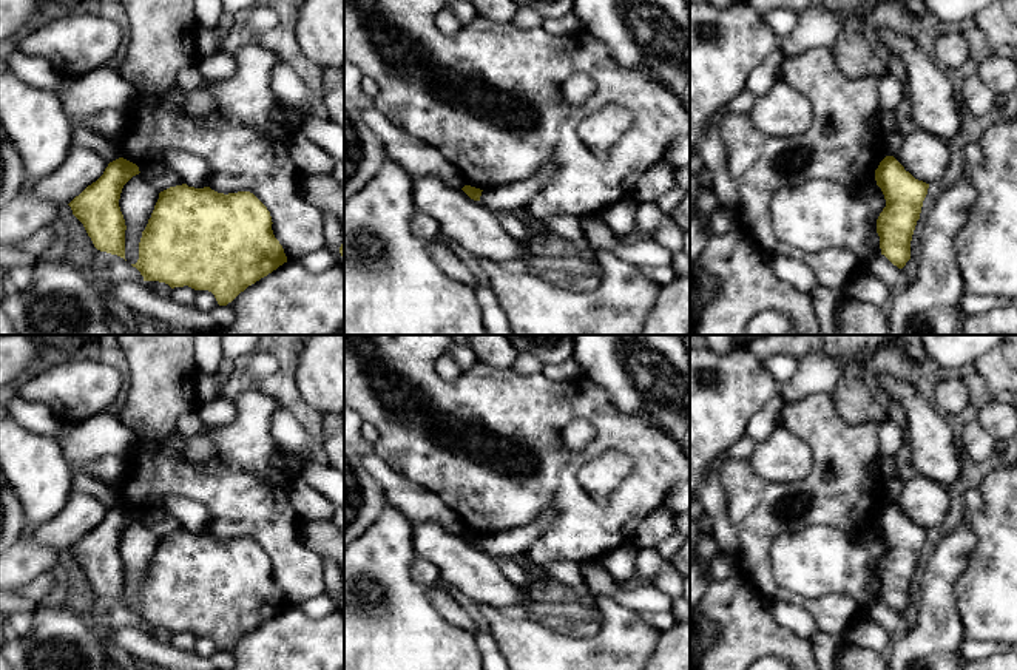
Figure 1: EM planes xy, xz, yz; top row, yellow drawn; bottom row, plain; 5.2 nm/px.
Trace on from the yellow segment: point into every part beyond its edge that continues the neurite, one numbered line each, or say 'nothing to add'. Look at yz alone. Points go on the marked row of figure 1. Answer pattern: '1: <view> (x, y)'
nothing to add

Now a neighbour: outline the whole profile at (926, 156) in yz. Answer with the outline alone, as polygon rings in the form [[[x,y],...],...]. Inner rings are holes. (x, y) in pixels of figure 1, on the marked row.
[[[917,128],[903,136],[894,157],[915,179],[931,184],[944,174],[949,165],[949,148],[940,136]]]

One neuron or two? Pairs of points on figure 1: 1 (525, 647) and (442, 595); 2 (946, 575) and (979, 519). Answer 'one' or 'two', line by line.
1: two
2: two

